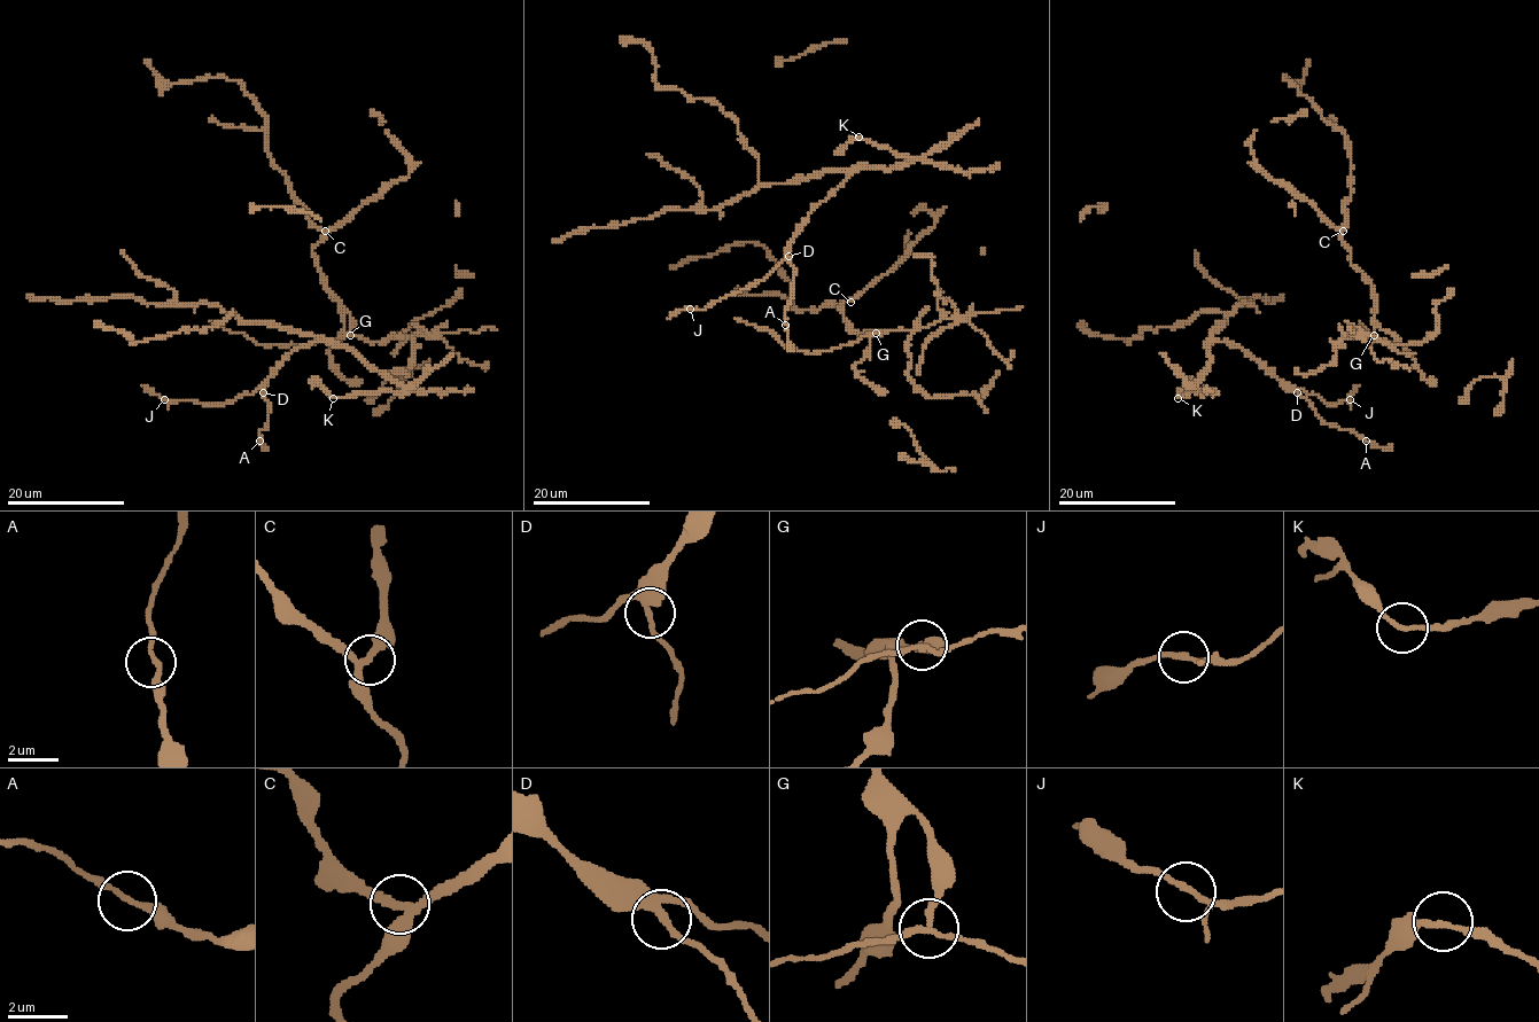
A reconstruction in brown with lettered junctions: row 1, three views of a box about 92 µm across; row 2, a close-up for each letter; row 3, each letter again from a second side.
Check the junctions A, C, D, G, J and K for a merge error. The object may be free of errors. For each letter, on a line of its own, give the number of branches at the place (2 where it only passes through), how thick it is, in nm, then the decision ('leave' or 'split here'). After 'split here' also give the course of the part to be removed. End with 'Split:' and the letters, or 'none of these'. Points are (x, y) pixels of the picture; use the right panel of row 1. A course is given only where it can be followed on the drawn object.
A: 2 | 190 nm | leave
C: 3 | 240 nm | leave
D: 3 | 200 nm | leave
G: 3 | 180 nm | split here | (1374, 335), (1370, 342), (1370, 337), (1359, 336), (1377, 361), (1401, 364), (1391, 367)
J: 3 | 150 nm | leave
K: 2 | 180 nm | leave
Split: G

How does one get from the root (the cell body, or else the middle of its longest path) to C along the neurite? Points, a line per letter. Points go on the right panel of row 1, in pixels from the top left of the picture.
C: (1361, 327), (1394, 346), (1375, 334), (1375, 289), (1350, 262), (1350, 248), (1343, 241), (1343, 231)

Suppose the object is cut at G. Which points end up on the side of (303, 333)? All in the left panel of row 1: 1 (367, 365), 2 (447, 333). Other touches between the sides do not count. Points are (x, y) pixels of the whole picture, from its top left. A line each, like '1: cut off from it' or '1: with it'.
1: with it
2: cut off from it

